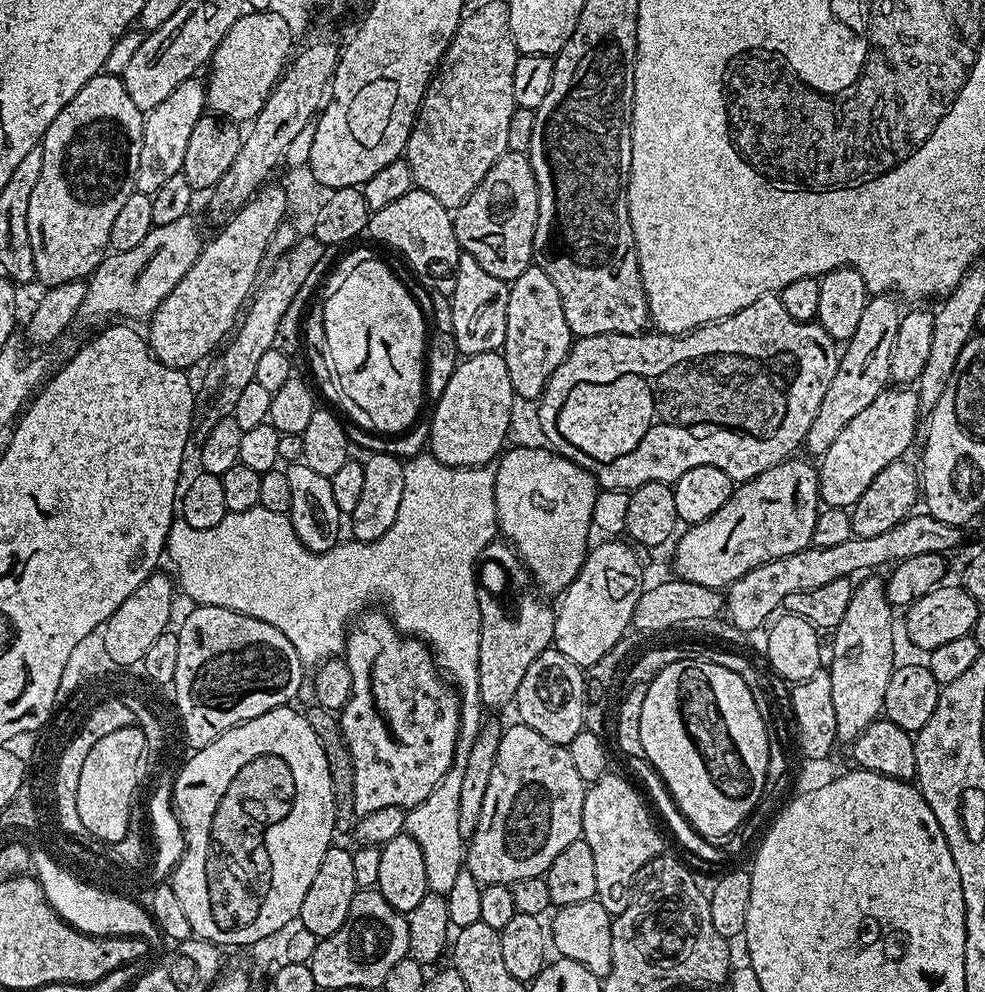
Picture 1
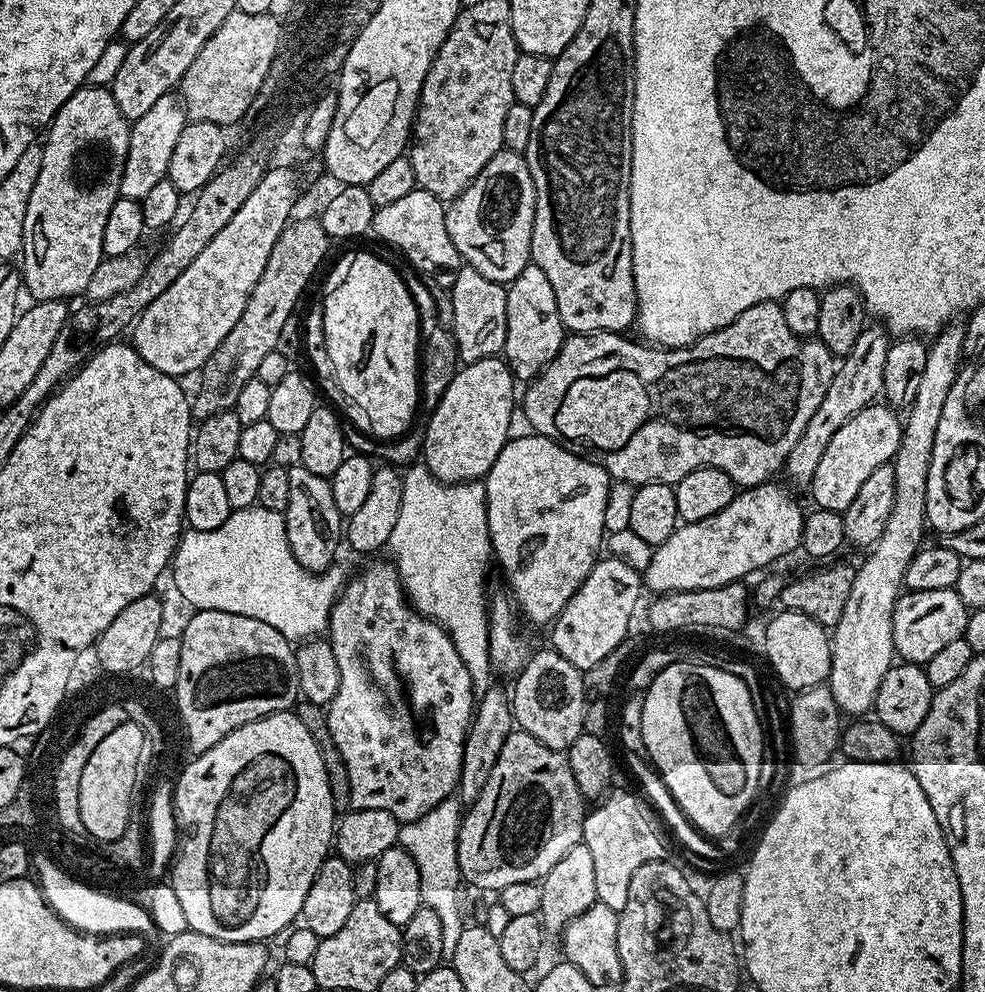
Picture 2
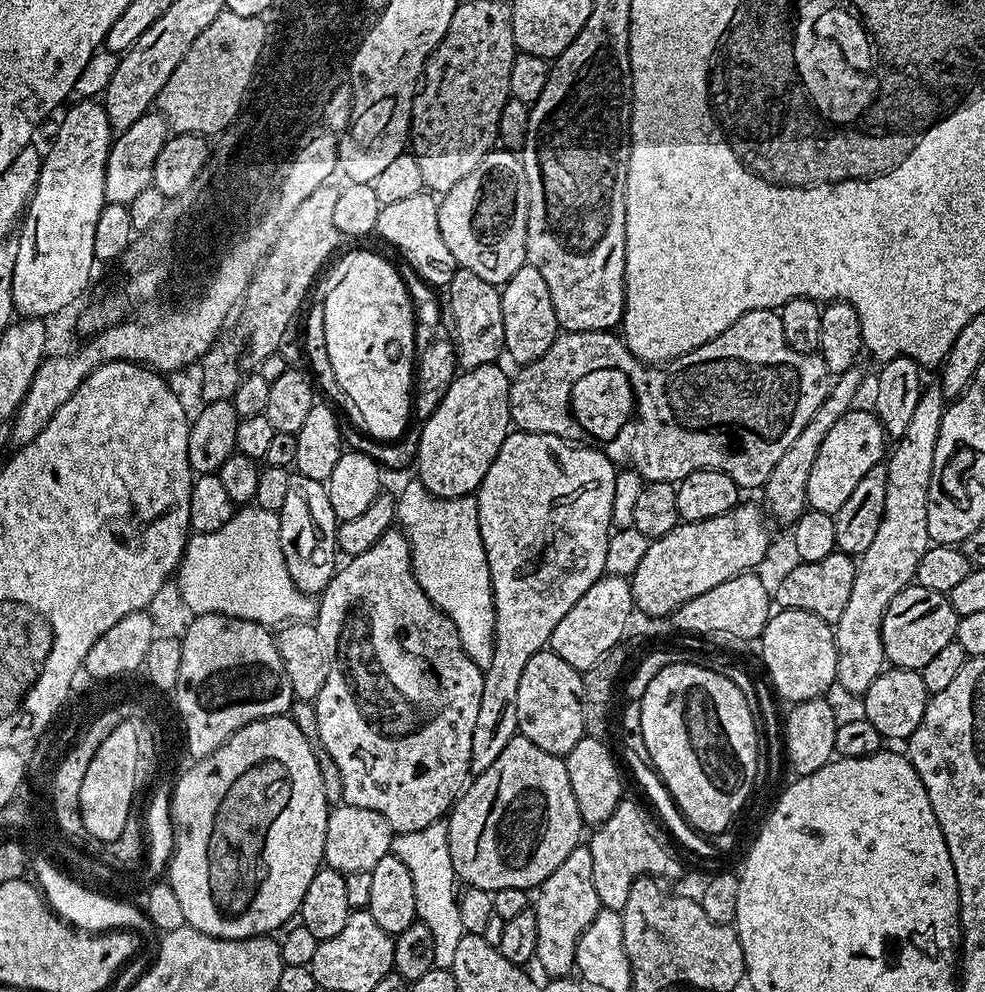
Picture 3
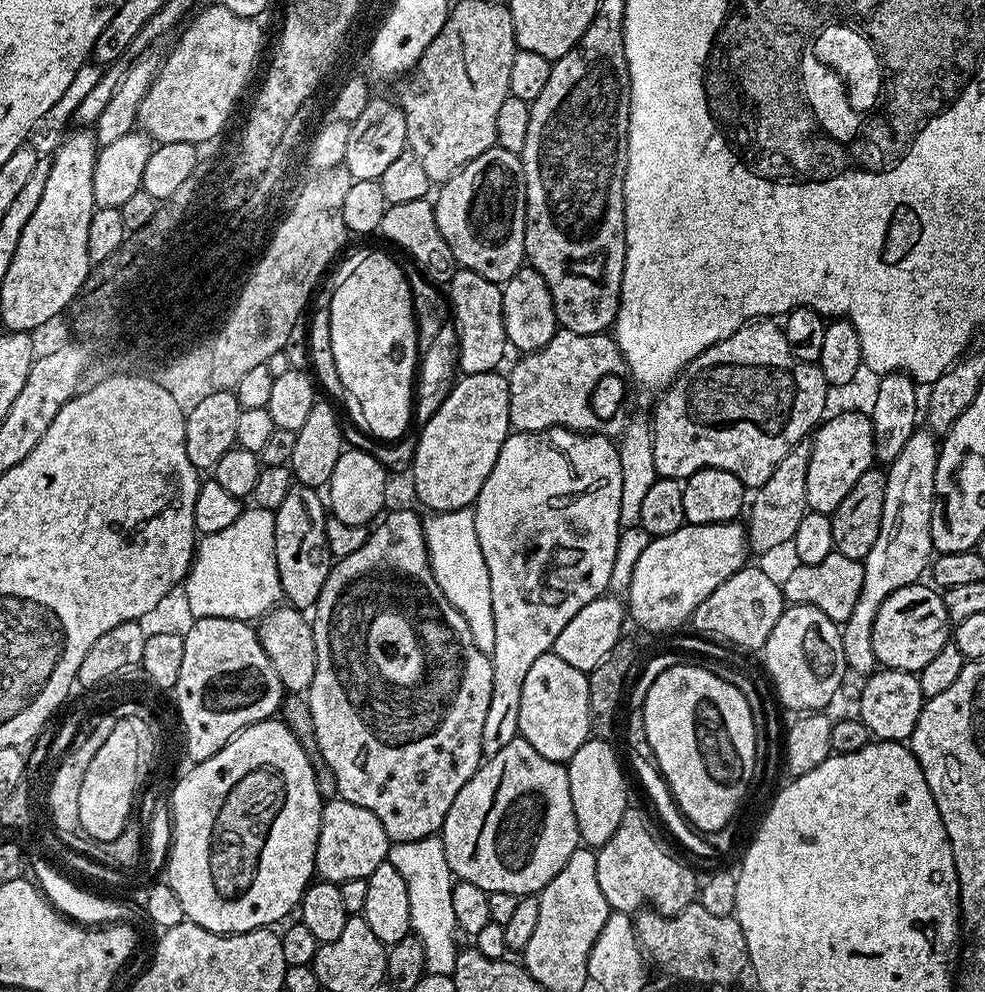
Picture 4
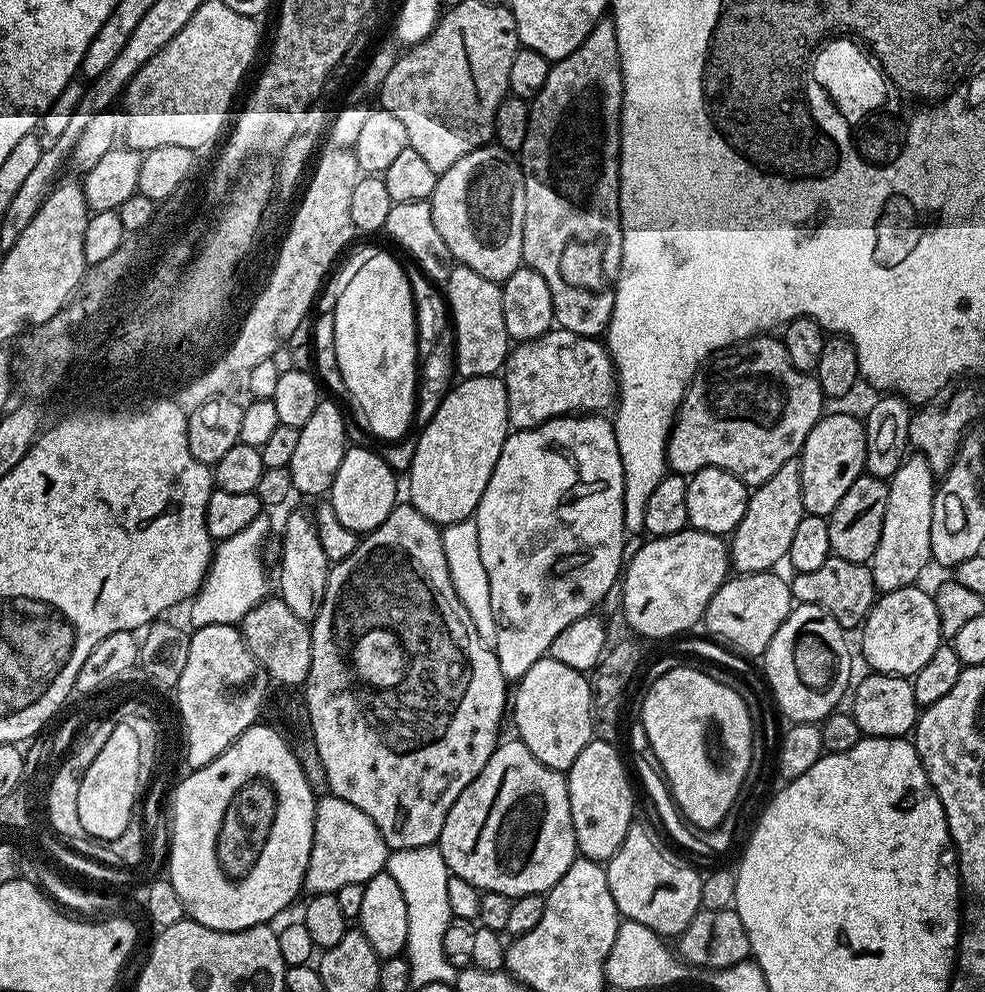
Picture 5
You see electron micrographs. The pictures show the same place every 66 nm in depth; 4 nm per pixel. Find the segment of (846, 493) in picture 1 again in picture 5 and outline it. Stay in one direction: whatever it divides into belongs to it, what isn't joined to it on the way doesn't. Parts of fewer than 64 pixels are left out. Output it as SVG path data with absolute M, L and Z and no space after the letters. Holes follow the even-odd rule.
M832 412L821 415L820 420L806 434L806 442L800 448L800 481L802 482L802 506L810 516L828 517L842 502L842 494L854 486L859 476L865 475L866 434L864 421L848 412Z

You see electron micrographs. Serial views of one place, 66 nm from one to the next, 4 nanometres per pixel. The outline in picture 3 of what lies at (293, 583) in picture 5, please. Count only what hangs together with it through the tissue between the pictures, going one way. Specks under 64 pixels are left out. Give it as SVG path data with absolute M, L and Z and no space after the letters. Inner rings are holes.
M290 475L286 486L286 498L282 502L280 517L280 545L282 558L286 558L286 570L299 592L315 597L324 591L338 567L336 530L338 521L334 506L330 506L325 481Z

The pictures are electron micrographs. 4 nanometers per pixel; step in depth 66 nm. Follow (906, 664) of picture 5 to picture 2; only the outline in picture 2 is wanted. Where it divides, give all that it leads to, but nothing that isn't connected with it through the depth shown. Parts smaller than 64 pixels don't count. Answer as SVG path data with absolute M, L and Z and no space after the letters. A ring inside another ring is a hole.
M955 588L905 591L896 600L892 619L896 656L910 664L927 664L930 658L934 658L934 654L938 654L938 650L942 650L942 646L963 637L969 611L962 598L958 598Z

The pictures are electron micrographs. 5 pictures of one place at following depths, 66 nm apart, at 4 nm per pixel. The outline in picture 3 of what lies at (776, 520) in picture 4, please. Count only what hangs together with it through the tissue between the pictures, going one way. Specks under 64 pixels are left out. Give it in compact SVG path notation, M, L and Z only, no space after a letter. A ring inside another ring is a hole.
M859 367L846 370L840 376L835 377L834 383L829 387L826 398L818 410L814 410L814 418L806 422L806 427L798 433L798 438L787 448L786 454L778 458L774 470L770 470L770 478L762 486L764 492L763 503L766 505L766 512L773 521L791 526L796 519L808 508L808 495L806 494L806 482L810 482L810 469L814 467L814 461L818 459L818 450L825 440L827 432L842 418L842 414L853 411L856 395L864 384L864 376L860 373Z

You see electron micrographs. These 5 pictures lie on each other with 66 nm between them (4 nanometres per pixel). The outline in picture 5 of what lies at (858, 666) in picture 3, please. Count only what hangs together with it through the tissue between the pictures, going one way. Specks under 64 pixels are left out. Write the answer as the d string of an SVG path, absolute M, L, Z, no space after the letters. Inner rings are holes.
M919 454L905 456L902 466L887 481L886 518L882 518L882 538L870 561L872 577L881 593L915 585L932 560L930 550L930 514L934 506L936 484L927 458Z

